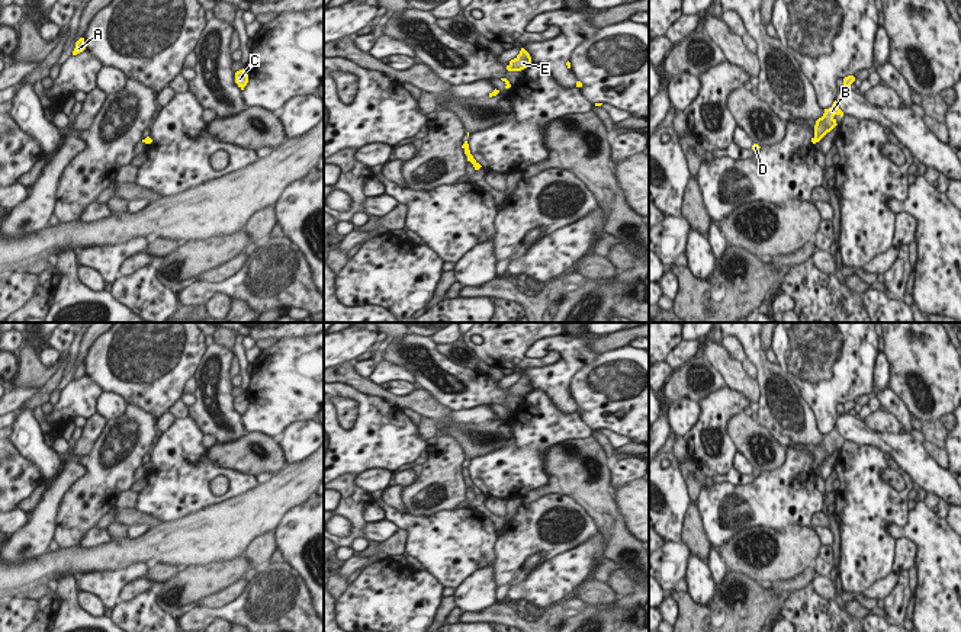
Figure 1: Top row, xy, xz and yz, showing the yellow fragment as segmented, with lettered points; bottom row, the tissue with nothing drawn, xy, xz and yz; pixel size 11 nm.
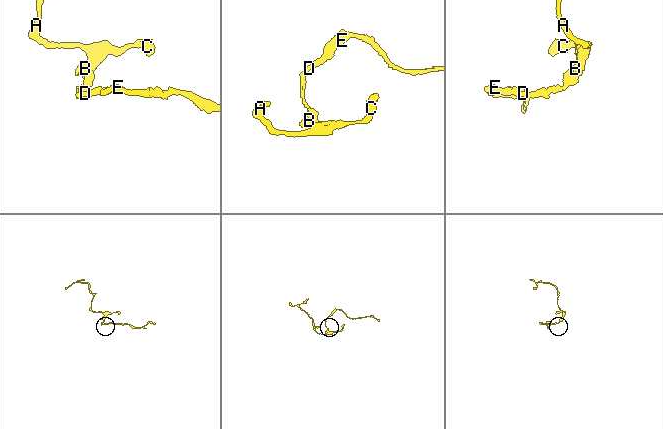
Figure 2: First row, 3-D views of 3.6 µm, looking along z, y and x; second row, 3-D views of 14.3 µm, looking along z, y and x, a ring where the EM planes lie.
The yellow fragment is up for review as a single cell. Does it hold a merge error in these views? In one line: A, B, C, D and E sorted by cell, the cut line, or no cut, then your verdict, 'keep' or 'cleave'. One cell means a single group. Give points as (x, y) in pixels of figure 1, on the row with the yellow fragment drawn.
A B C D E | no cut | keep

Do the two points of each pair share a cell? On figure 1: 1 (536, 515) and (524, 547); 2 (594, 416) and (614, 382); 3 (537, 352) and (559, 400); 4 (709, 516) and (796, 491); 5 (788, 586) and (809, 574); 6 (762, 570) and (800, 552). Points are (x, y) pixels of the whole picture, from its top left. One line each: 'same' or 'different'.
1: same
2: same
3: same
4: same
5: same
6: same

